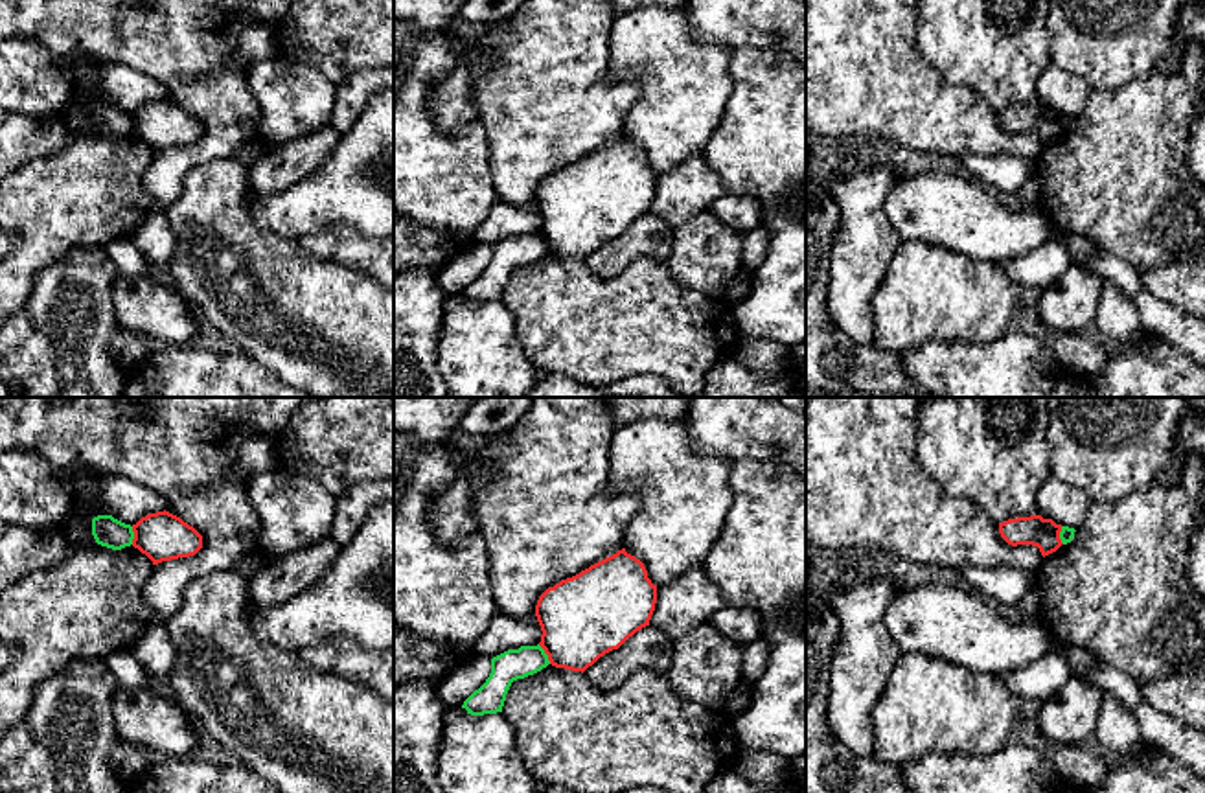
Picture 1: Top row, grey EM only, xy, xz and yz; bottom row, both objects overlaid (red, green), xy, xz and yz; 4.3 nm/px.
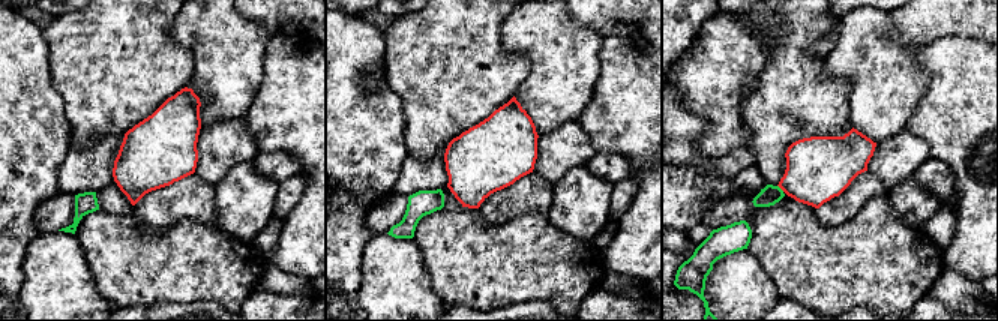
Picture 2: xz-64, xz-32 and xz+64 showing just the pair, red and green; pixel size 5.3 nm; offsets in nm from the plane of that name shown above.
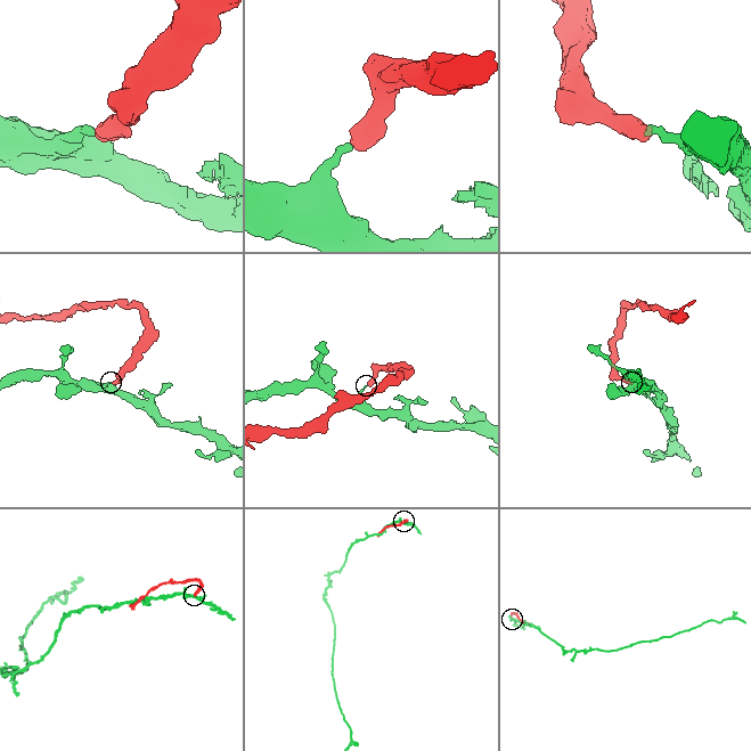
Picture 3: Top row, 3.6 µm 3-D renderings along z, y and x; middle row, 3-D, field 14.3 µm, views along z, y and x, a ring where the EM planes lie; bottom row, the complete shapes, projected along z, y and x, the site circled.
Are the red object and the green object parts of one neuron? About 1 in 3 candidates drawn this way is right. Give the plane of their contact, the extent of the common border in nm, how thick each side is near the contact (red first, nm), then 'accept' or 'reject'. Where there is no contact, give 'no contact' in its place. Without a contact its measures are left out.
contact in xz; length 110 nm; calibres 360 and 140 nm; reject

